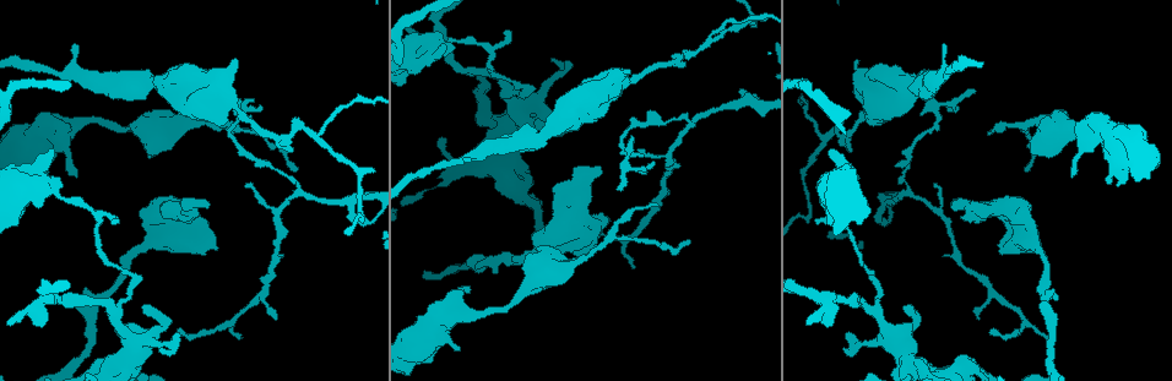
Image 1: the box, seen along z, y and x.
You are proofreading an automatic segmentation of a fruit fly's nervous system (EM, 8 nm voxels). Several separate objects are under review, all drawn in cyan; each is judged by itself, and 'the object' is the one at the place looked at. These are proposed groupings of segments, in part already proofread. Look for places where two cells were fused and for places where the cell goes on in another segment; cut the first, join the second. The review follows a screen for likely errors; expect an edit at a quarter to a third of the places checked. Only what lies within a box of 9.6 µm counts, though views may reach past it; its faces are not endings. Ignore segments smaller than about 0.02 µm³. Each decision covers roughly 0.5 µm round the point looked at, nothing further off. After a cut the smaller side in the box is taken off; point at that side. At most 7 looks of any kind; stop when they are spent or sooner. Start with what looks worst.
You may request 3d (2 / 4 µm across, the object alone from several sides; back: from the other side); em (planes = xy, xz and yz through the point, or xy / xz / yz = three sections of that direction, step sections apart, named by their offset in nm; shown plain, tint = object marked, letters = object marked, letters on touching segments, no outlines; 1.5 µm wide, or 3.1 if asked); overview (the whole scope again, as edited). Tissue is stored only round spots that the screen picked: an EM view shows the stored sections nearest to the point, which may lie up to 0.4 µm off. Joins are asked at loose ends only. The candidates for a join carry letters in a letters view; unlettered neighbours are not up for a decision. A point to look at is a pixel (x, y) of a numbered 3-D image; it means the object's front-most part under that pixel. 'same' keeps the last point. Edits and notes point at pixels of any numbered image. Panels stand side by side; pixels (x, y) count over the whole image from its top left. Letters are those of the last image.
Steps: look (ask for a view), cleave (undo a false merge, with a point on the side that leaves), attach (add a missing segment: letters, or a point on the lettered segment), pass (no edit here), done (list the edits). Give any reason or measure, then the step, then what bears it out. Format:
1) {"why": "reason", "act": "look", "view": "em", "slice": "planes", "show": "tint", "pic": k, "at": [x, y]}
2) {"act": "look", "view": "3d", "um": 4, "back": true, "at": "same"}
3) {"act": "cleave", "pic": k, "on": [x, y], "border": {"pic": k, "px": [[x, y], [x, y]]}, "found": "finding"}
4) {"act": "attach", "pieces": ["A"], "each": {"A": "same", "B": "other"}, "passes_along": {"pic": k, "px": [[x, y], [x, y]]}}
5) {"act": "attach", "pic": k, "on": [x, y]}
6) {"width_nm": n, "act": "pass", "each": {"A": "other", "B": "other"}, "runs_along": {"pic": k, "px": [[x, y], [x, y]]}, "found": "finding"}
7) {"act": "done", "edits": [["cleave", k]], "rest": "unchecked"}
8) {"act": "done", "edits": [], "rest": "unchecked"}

{"why": "an open end", "act": "look", "view": "em", "slice": "xy", "step": 8, "show": "tint", "pic": 1, "at": [468, 289]}

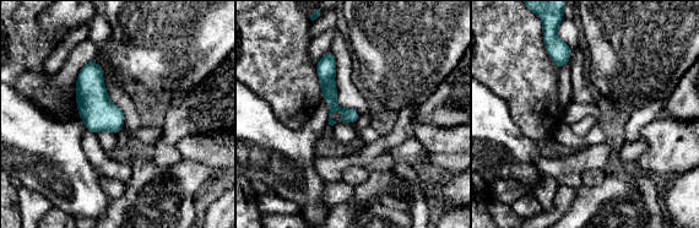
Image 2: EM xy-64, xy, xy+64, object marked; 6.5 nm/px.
{"act": "look", "view": "em", "slice": "xz", "step": 8, "show": "letters", "at": "same"}

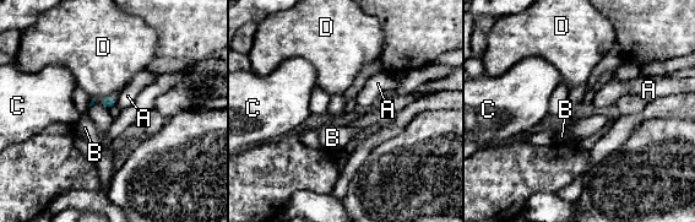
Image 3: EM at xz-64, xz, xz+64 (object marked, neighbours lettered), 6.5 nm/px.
{"act": "pass", "each": {"A": "other", "B": "other", "C": "other", "D": "other"}, "found": "none of them fits"}

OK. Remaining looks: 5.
{"why": "abrupt turn", "act": "look", "view": "em", "slice": "xz", "step": 4, "show": "letters", "pic": 1, "at": [281, 144]}

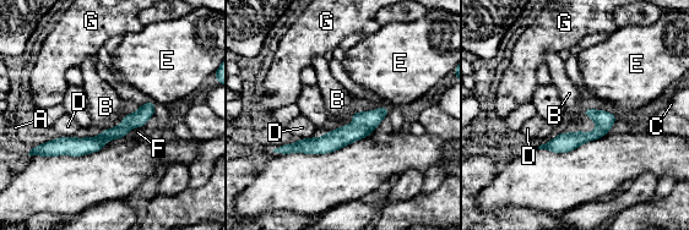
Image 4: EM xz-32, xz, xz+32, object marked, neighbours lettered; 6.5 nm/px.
{"width_nm": 70, "act": "pass", "each": {"A": "other", "B": "other", "C": "other", "D": "other", "E": "other", "F": "other", "G": "other"}, "border": {"pic": 4, "px": [[383, 104], [386, 108]]}, "found": "one cell here"}

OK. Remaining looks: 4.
{"why": "an open end", "act": "look", "view": "3d", "um": 2, "pic": 1, "at": [116, 220]}

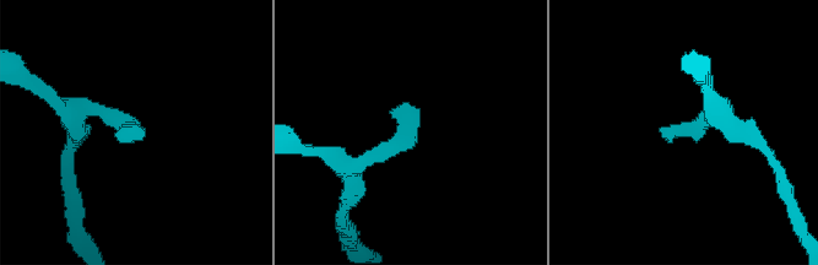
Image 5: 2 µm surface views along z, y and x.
{"act": "look", "view": "em", "slice": "xz", "step": 8, "show": "tint", "pic": 5, "at": [659, 129]}

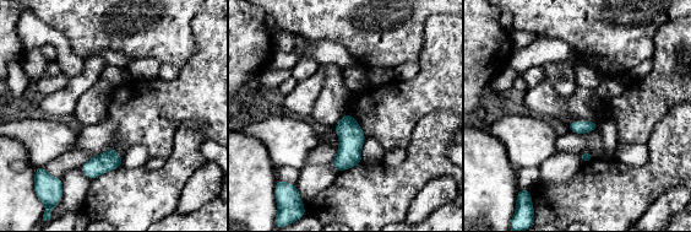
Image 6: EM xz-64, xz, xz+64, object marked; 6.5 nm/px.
{"act": "look", "view": "em", "slice": "planes", "show": "letters", "at": "same"}

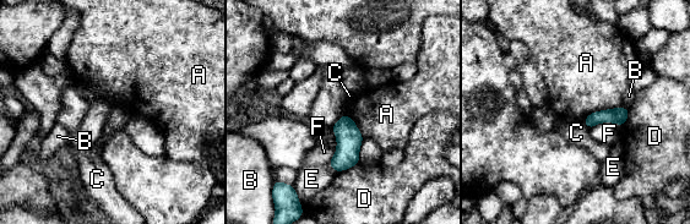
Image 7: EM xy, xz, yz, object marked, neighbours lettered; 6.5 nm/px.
{"width_nm": 80, "act": "pass", "each": {"A": "other", "B": "other", "C": "other", "D": "other", "E": "other", "F": "other"}, "border": {"pic": 7, "px": [[620, 105], [595, 110], [582, 120]]}, "found": "none of them fits"}

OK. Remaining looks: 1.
{"act": "done", "edits": [], "rest": "unchecked"}

